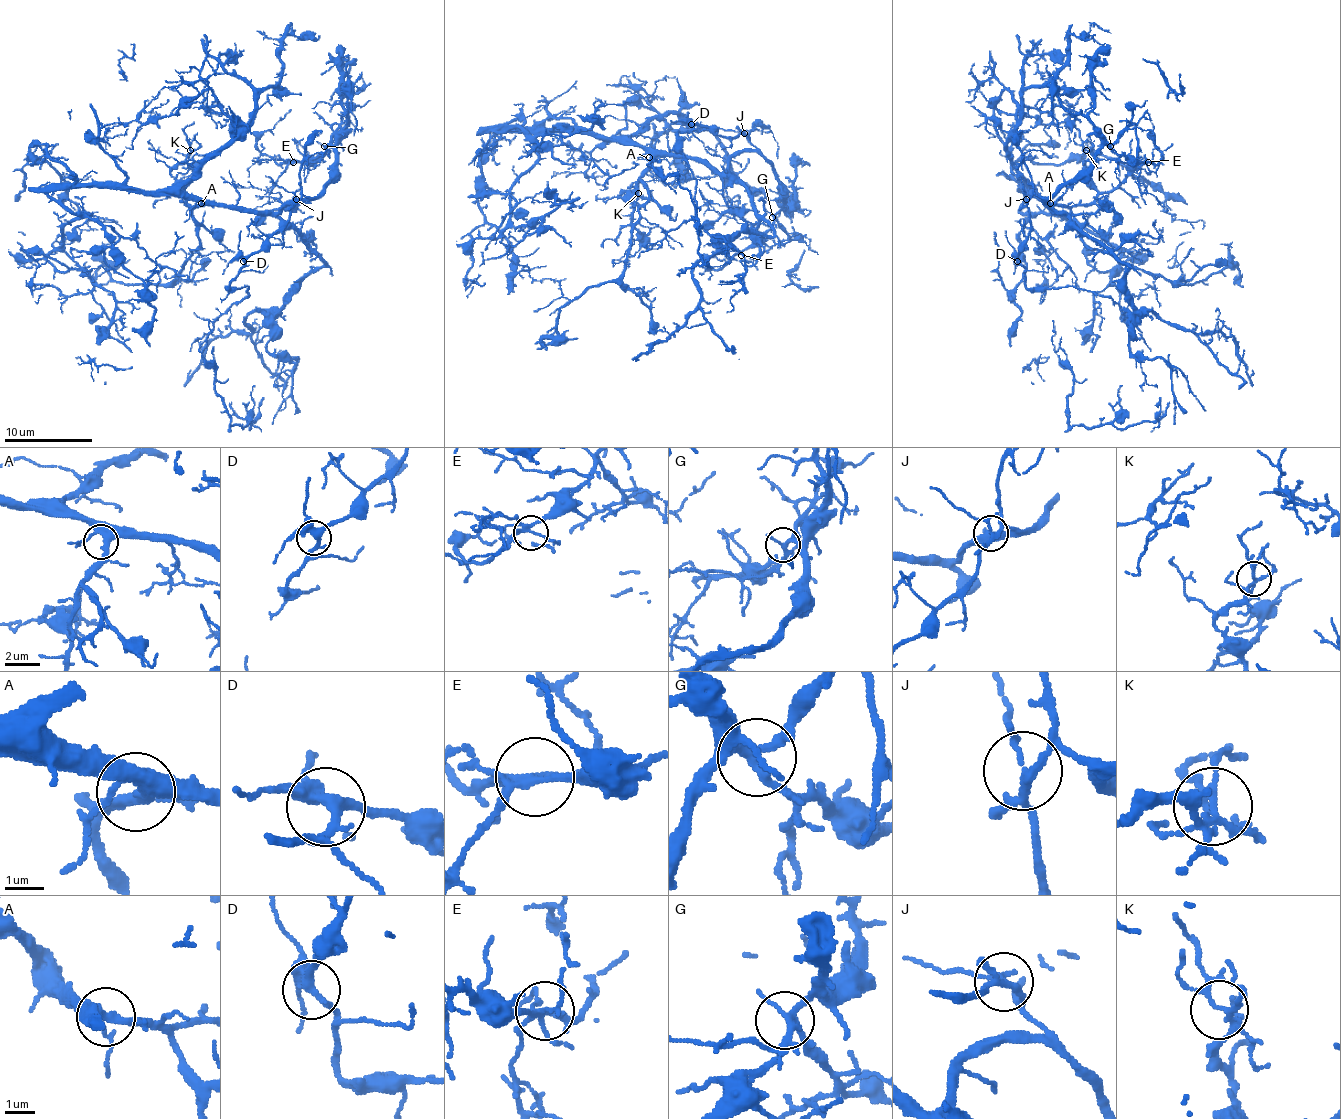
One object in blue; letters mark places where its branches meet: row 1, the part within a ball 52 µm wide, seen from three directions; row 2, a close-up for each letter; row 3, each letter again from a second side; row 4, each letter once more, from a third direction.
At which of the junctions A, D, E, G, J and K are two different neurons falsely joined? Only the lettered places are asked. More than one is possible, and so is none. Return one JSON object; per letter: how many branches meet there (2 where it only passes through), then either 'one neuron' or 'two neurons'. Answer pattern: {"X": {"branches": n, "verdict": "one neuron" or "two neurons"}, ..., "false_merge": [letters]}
{"A": {"branches": 4, "verdict": "one neuron"}, "D": {"branches": 4, "verdict": "one neuron"}, "E": {"branches": 6, "verdict": "one neuron"}, "G": {"branches": 4, "verdict": "one neuron"}, "J": {"branches": 5, "verdict": "one neuron"}, "K": {"branches": 6, "verdict": "one neuron"}, "false_merge": []}

